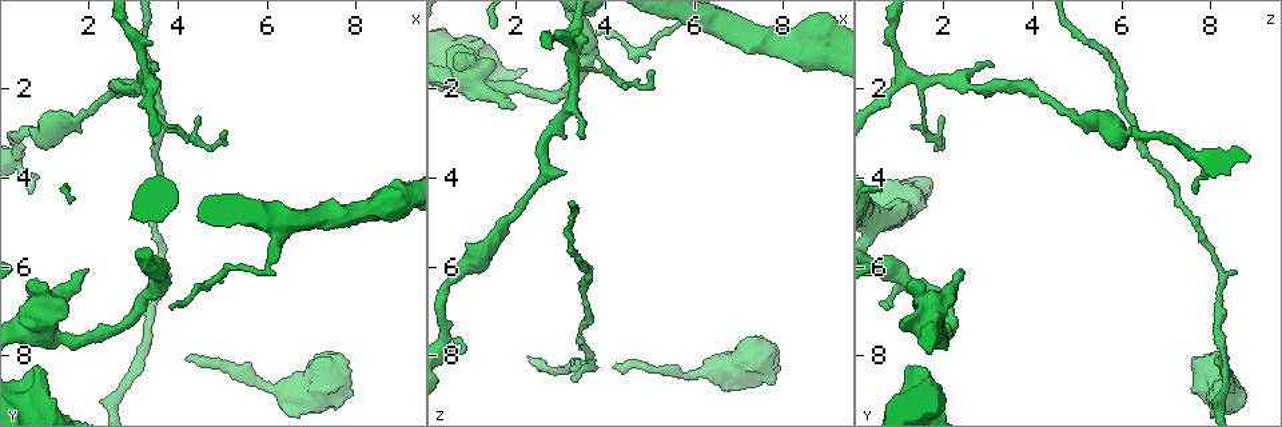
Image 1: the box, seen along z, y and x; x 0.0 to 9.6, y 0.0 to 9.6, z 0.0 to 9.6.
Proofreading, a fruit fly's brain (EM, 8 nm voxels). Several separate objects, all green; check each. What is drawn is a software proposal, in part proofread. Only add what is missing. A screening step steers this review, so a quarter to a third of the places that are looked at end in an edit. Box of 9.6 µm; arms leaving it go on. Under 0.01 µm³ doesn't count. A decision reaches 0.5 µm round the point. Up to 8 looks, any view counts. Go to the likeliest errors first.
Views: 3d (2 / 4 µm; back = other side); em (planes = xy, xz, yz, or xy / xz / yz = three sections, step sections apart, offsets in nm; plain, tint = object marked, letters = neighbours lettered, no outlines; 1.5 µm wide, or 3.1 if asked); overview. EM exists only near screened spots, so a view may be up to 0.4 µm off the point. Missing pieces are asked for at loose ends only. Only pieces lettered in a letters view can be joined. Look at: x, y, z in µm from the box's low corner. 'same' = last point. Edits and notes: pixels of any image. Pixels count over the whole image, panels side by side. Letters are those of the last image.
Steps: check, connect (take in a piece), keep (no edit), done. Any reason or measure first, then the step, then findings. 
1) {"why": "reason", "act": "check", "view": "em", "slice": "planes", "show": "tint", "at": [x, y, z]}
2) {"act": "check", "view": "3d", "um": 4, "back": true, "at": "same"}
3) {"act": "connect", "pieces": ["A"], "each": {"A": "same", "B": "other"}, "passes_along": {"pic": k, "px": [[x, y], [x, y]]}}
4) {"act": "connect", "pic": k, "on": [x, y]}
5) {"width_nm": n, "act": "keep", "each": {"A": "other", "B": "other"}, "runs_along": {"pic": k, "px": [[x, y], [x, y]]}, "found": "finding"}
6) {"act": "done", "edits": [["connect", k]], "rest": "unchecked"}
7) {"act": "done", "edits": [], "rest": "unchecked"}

{"why": "end of a long branch", "act": "check", "view": "3d", "um": 2, "back": true, "at": [4.15, 8.00, 8.30]}

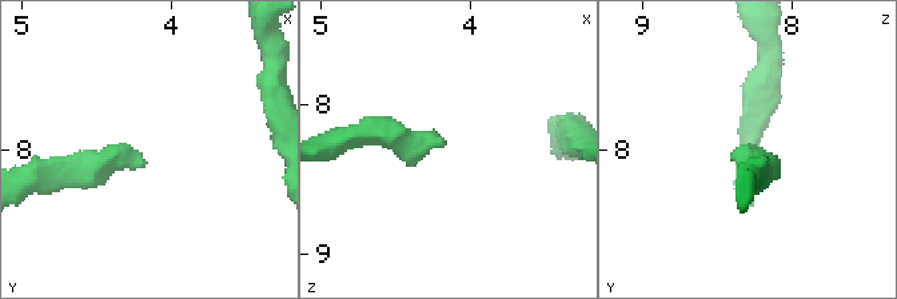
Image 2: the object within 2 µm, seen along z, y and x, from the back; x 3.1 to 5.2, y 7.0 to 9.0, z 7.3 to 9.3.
{"act": "check", "view": "em", "slice": "planes", "show": "letters", "at": [4.20, 8.04, 8.26]}

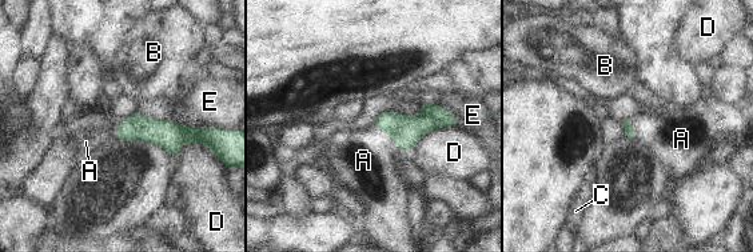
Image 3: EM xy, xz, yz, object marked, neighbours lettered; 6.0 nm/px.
{"longest_contact_nm": ["D", 320], "act": "connect", "pieces": ["A"], "each": {"A": "same", "B": "other", "C": "other", "D": "other", "E": "other"}, "passes_along": {"pic": 3, "px": [[406, 131], [389, 135], [363, 160]]}, "found": "it goes on there"}

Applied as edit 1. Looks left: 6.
{"why": "thin end", "act": "check", "view": "em", "slice": "planes", "show": "letters", "at": [5.05, 3.05, 1.55]}

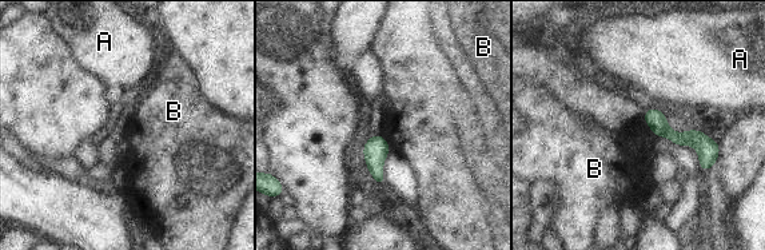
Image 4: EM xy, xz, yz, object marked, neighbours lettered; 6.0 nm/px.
{"width_nm": 120, "act": "keep", "each": {"A": "other", "B": "other"}, "found": "none of them fits"}

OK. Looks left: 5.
{"why": "free end", "act": "check", "view": "em", "slice": "xz", "step": 8, "show": "tint", "at": [1.45, 6.80, 1.25]}

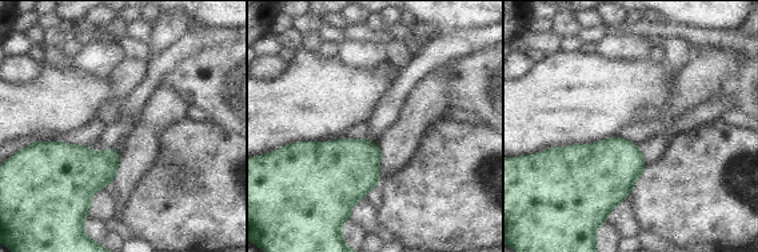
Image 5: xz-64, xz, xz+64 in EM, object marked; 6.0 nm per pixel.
{"why": "see the neighbours", "act": "check", "view": "em", "slice": "xz", "step": 8, "show": "letters", "at": "same"}

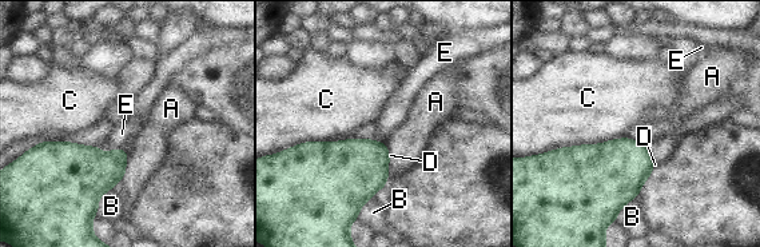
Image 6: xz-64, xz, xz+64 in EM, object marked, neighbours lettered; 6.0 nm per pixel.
{"act": "keep", "each": {"A": "other", "B": "other", "C": "other", "D": "other", "E": "other"}, "border": {"pic": 6, "px": [[98, 146], [103, 152], [122, 147]]}, "found": "none of them fits"}

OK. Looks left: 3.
{"act": "done", "edits": [["connect", 3]], "rest": "unchecked"}

